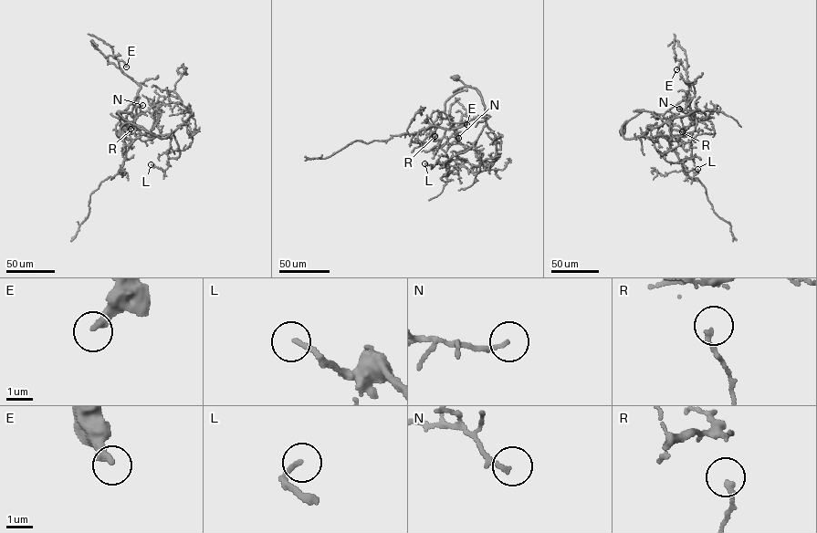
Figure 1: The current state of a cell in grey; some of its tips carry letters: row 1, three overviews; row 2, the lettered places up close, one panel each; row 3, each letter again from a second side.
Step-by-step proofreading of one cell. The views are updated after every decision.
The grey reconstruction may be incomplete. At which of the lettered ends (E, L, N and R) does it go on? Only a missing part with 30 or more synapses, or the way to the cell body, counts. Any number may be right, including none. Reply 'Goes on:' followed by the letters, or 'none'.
Goes on: none

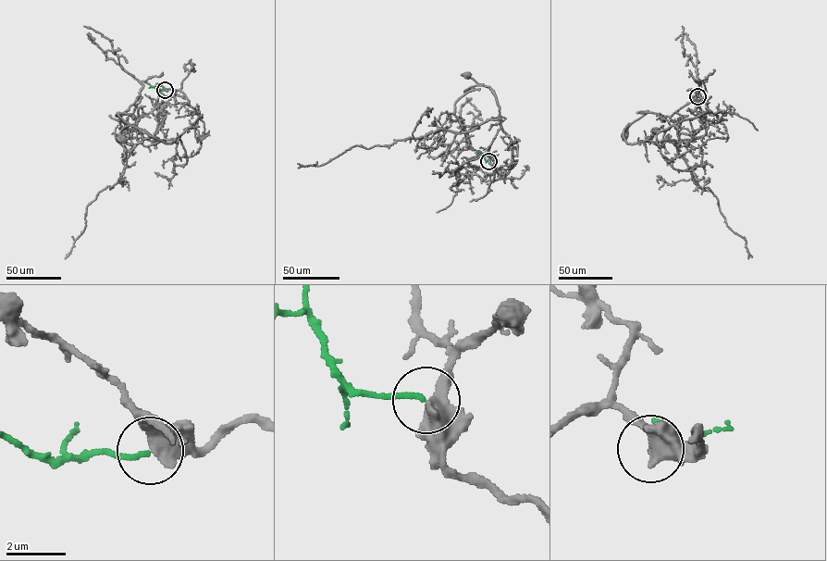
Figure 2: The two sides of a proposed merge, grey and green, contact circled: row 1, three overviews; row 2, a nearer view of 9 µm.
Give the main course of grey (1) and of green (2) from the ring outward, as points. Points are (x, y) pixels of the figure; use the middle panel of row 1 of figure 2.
1: (488, 161), (502, 172), (499, 178), (505, 176), (512, 159), (512, 139), (503, 130), (488, 87), (467, 75)
2: (488, 161), (477, 152)

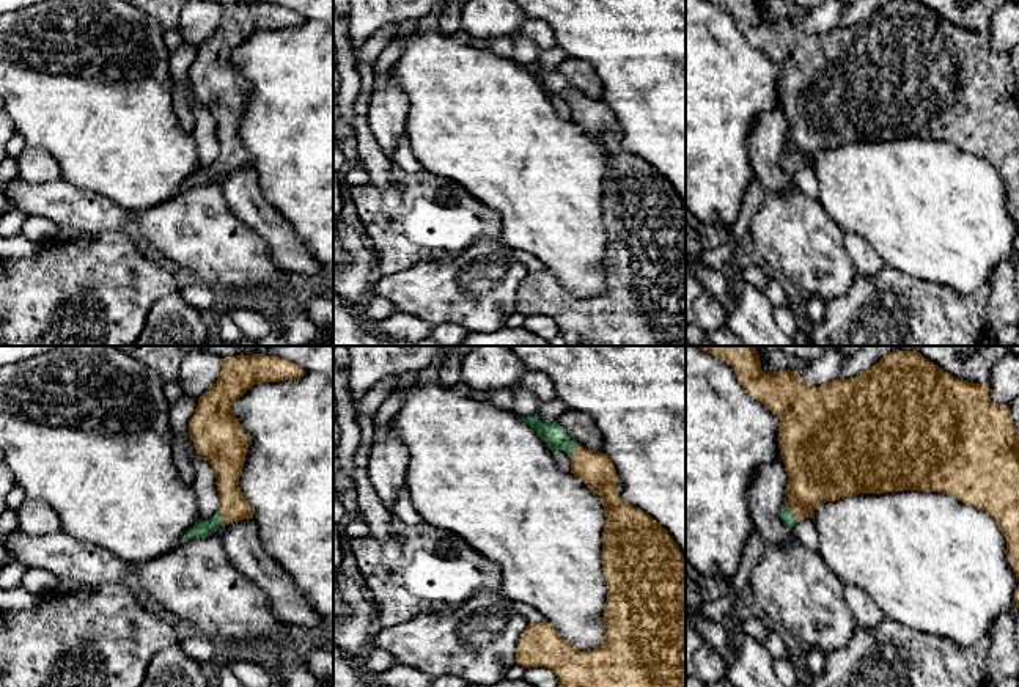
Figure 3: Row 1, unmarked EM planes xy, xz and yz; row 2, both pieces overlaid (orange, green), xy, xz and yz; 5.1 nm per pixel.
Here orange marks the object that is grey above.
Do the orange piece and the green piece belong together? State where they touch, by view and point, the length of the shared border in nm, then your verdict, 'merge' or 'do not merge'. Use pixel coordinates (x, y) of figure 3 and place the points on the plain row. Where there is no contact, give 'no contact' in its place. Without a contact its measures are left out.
meets orange in yz at (793, 161); contact 110 nm long; merge

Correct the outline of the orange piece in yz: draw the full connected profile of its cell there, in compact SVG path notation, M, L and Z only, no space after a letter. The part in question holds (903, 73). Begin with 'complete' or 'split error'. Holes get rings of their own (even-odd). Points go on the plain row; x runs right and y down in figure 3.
split error | M708 0L720 8L725 8L736 19L738 28L745 39L761 49L774 63L780 66L778 96L788 121L785 143L789 146L780 160L780 167L793 176L797 168L811 165L815 157L826 149L835 149L844 145L859 141L888 141L901 138L942 140L962 149L964 152L986 159L1003 179L1006 187L1008 211L1019 228L1019 80L1011 64L1011 57L1006 52L992 52L989 47L989 31L973 31L964 27L956 27L944 19L920 0L888 0L874 14L851 27L833 27L824 33L807 33L796 19L777 19L767 22L761 17L758 0Z

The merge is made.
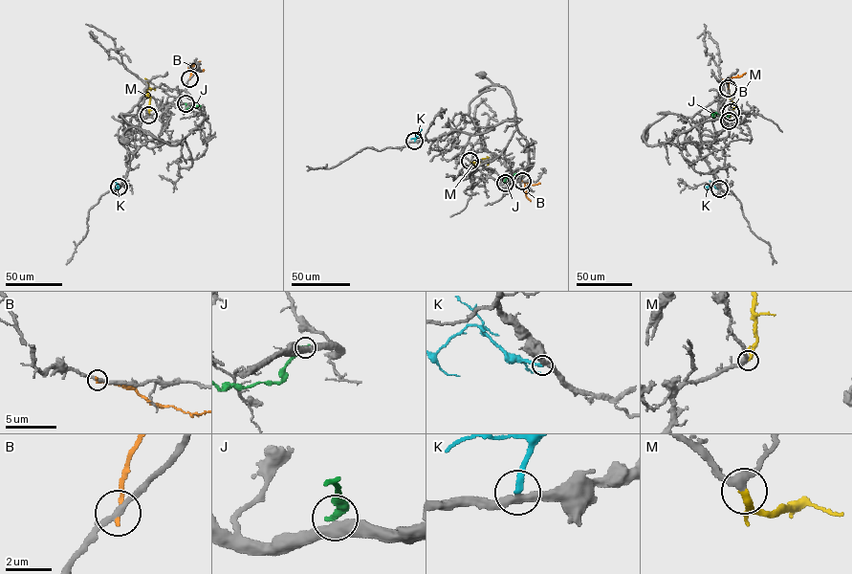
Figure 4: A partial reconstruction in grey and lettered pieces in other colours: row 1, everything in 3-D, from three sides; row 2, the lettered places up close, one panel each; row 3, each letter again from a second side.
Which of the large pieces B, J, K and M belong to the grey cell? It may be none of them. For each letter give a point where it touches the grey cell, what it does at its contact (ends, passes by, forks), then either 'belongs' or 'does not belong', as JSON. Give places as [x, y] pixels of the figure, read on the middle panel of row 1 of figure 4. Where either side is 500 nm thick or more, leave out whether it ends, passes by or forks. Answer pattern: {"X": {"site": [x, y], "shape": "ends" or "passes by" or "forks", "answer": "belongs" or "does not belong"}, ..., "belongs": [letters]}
{"B": {"site": [522, 181], "shape": "ends", "answer": "does not belong"}, "J": {"site": [505, 183], "shape": "ends", "answer": "does not belong"}, "K": {"site": [414, 141], "shape": "ends", "answer": "does not belong"}, "M": {"site": [469, 161], "shape": "ends", "answer": "belongs"}, "belongs": ["M"]}

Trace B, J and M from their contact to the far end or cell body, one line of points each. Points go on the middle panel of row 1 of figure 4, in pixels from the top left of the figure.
B: (522, 181), (530, 184), (525, 182), (524, 188), (531, 201)
J: (505, 183), (507, 177), (523, 172), (519, 176)
M: (469, 161), (477, 165), (487, 156)

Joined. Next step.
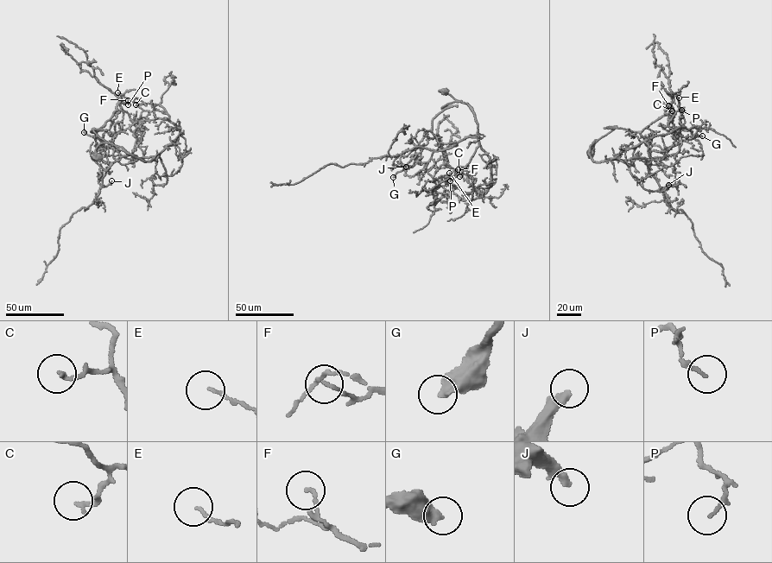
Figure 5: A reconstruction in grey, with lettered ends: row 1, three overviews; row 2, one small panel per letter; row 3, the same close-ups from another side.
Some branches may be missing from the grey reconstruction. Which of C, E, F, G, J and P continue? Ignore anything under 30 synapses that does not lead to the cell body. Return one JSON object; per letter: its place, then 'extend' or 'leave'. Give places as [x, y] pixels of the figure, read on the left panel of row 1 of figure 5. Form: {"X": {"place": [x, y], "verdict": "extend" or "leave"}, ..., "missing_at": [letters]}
{"C": {"place": [136, 104], "verdict": "leave"}, "E": {"place": [117, 92], "verdict": "leave"}, "F": {"place": [128, 100], "verdict": "leave"}, "G": {"place": [84, 132], "verdict": "extend"}, "J": {"place": [111, 180], "verdict": "extend"}, "P": {"place": [128, 104], "verdict": "leave"}, "missing_at": ["G", "J"]}

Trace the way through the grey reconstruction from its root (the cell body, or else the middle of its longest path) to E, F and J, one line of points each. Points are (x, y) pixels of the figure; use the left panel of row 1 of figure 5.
E: (98, 156), (96, 148), (107, 142), (153, 160), (120, 157), (111, 148), (113, 134), (122, 128), (117, 92)
F: (98, 156), (96, 148), (107, 142), (152, 161), (178, 140), (180, 128), (160, 104), (128, 100)
J: (98, 156), (96, 148), (106, 142), (143, 161), (152, 156), (121, 156), (107, 170), (102, 184), (111, 180)

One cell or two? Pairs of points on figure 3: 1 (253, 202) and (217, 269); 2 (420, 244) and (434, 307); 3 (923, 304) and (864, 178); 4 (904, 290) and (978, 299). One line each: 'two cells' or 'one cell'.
1: two cells
2: two cells
3: two cells
4: one cell

